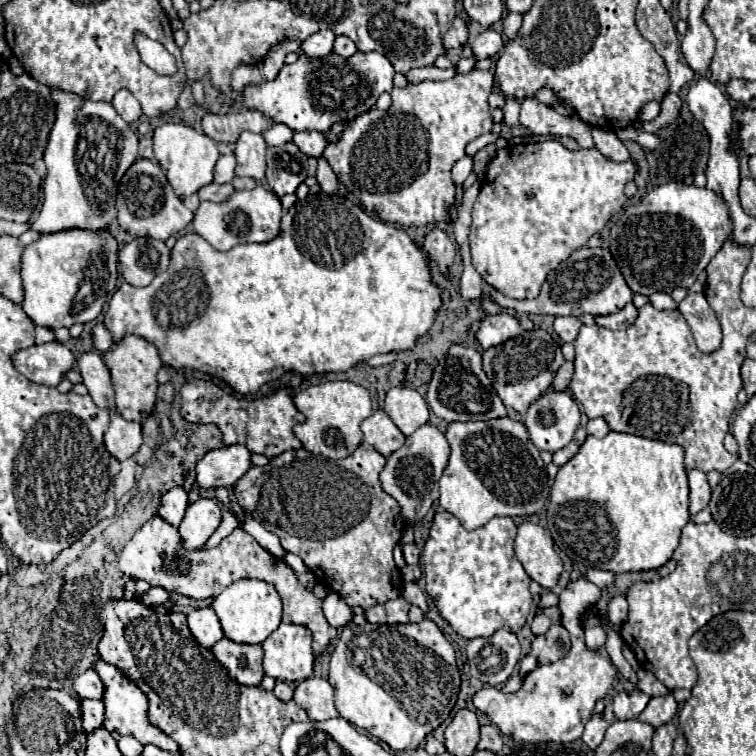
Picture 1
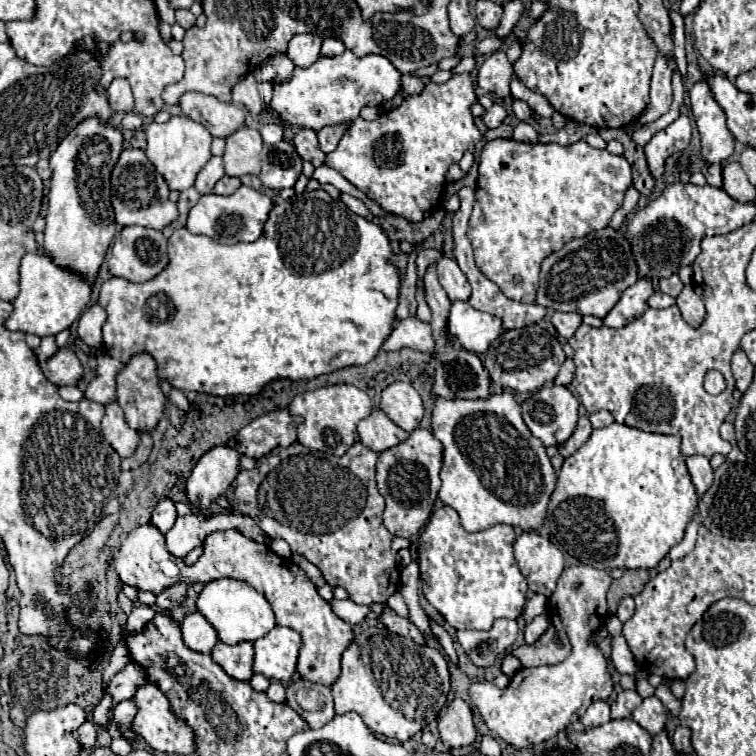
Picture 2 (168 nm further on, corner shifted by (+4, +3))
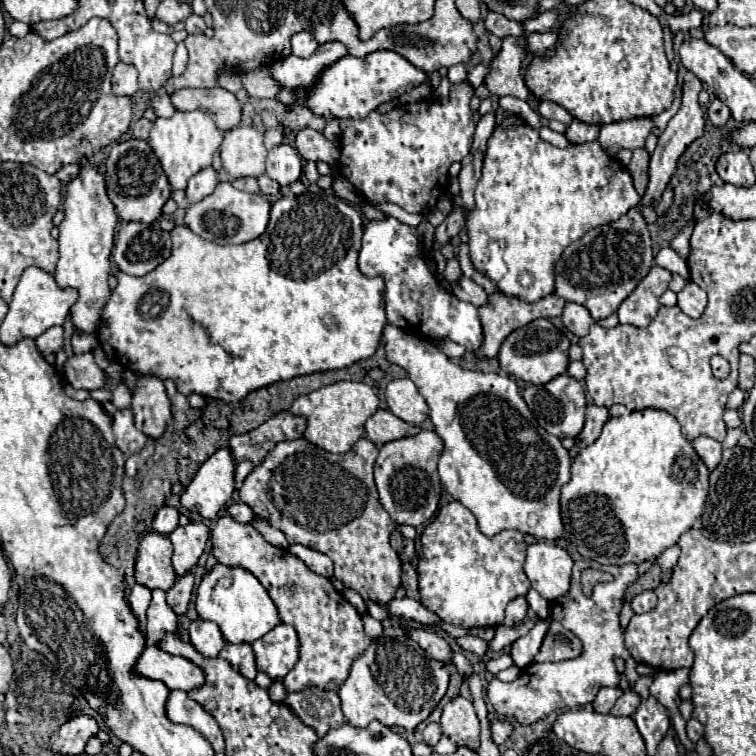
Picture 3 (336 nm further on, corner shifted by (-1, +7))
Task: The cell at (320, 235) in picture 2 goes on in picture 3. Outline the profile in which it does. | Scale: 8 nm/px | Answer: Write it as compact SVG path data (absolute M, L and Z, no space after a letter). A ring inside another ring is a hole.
M305 192L299 196L281 196L273 206L271 206L271 218L267 224L265 234L261 238L255 238L251 242L239 244L239 246L221 246L209 240L199 238L193 234L187 226L175 226L171 230L171 240L173 240L173 250L171 256L159 264L153 272L147 276L135 278L123 272L117 272L117 288L113 290L109 302L105 304L101 312L101 324L99 324L99 342L113 362L119 362L121 366L137 372L137 374L155 374L161 380L173 380L177 390L181 394L197 392L209 398L219 398L227 402L239 402L245 398L249 392L259 390L263 386L275 384L279 380L291 380L297 376L313 374L313 372L325 372L325 370L337 370L337 368L347 368L359 360L371 358L381 342L383 328L387 324L387 314L385 314L385 300L383 300L383 278L381 276L365 276L361 274L357 266L357 256L361 250L361 238L365 234L365 222L363 216L355 206L345 202L343 198L335 198L333 194L325 192Z

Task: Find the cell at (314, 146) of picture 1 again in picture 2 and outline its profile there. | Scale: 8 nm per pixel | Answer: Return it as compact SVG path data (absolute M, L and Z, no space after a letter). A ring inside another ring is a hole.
M300 128L296 132L296 136L294 136L294 146L296 146L296 152L300 154L302 160L312 162L314 166L322 166L324 164L326 154L318 148L318 138L316 138L314 130Z

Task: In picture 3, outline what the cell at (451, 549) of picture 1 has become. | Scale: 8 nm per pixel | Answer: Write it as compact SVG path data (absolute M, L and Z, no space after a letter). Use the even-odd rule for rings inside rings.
M449 502L421 534L417 568L421 604L455 626L499 626L505 606L525 596L531 586L523 572L527 546L523 536L519 530L503 530L489 538L477 530L471 510L461 502Z

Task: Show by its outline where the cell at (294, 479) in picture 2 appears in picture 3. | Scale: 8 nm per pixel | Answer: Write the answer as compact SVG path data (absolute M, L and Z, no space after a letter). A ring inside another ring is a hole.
M305 438L293 440L293 442L279 442L279 444L267 454L267 458L263 460L263 464L259 464L257 468L253 468L253 472L245 478L245 482L243 482L241 490L239 490L239 498L241 498L249 508L257 510L255 514L261 514L271 526L279 528L279 530L285 534L285 538L287 538L289 544L303 544L303 546L307 546L307 548L313 548L313 550L317 550L317 552L327 554L327 556L333 560L333 564L335 564L335 578L339 578L339 580L345 584L345 588L351 588L351 590L359 592L365 600L373 600L373 602L385 606L389 600L393 600L395 590L397 590L399 584L401 584L401 560L399 560L397 552L391 548L391 544L389 544L391 534L397 530L397 522L391 520L391 516L385 512L385 508L383 508L381 502L379 502L377 486L375 486L375 480L373 480L373 466L375 466L375 460L377 460L377 446L375 446L373 442L369 442L369 440L365 440L365 438L361 438L347 454L331 454L331 452L325 452L323 448L319 448L319 446L311 444L311 442L307 442Z

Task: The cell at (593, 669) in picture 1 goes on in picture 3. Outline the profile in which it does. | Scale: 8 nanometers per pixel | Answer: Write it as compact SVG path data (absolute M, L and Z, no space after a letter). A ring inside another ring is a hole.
M581 560L573 566L571 576L571 588L565 596L551 602L551 618L559 620L565 628L583 642L583 652L577 658L555 662L555 664L529 664L521 670L519 678L515 682L501 682L493 678L485 690L487 702L493 706L493 710L507 718L515 720L521 726L531 726L543 718L547 718L551 712L561 708L579 708L585 704L591 704L597 692L591 692L595 688L616 687L619 685L620 674L615 670L613 658L627 658L627 650L623 646L623 630L619 626L619 610L623 606L623 594L625 588L635 582L637 578L637 566L625 564L625 566L601 566L593 560ZM585 568L597 568L603 572L609 572L615 576L611 584L599 582L593 588L593 594L587 598L581 594L579 588L579 576Z

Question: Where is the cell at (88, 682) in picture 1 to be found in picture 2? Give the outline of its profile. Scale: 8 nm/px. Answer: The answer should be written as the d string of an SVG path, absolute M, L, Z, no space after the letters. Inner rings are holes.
M128 662L110 682L110 694L114 698L114 702L122 702L128 700L136 694L136 690L140 686L148 684L148 670L144 670L144 666L136 664L136 662Z

